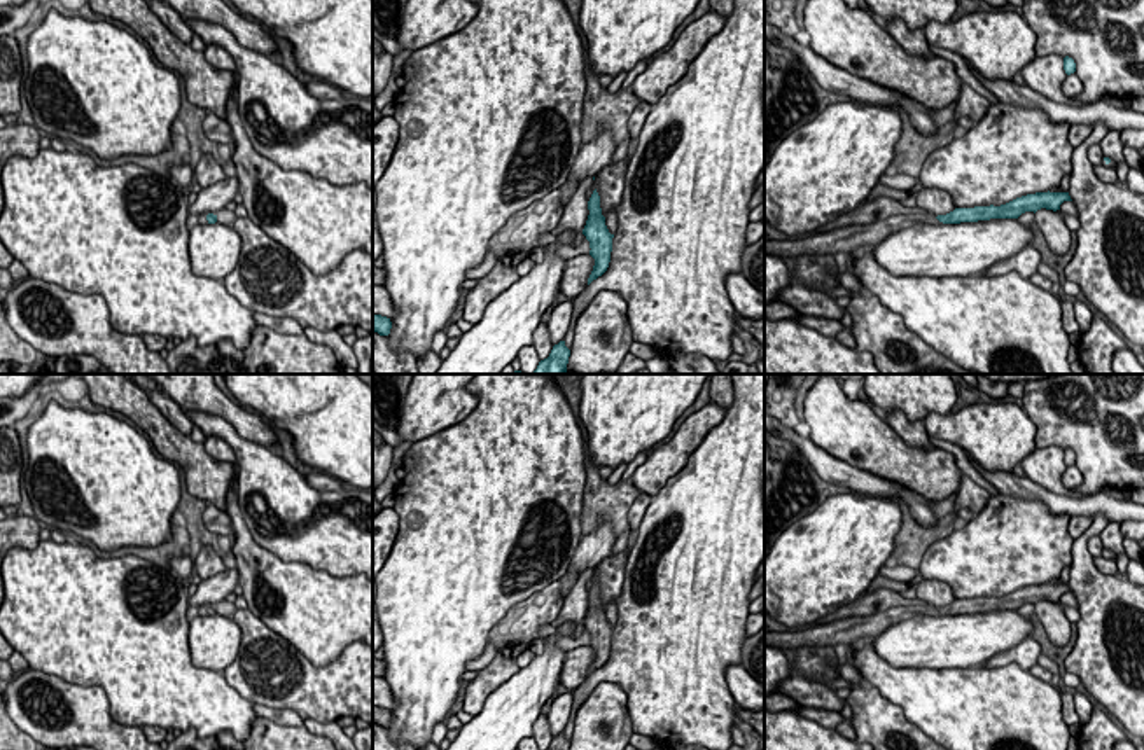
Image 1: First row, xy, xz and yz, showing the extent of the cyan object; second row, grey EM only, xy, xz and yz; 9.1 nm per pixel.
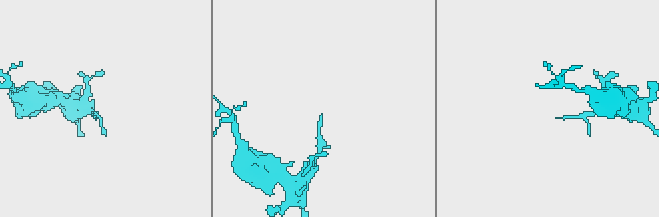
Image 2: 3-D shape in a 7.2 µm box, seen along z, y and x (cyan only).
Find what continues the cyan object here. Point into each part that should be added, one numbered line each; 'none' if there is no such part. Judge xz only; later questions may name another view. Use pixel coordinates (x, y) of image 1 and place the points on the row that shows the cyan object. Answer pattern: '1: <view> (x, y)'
none

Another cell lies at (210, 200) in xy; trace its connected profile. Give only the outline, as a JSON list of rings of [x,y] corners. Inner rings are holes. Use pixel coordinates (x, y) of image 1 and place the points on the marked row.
[[[227,177],[226,180],[203,187],[196,201],[189,206],[189,215],[213,213],[217,215],[227,203],[234,201],[238,194],[238,178]]]

